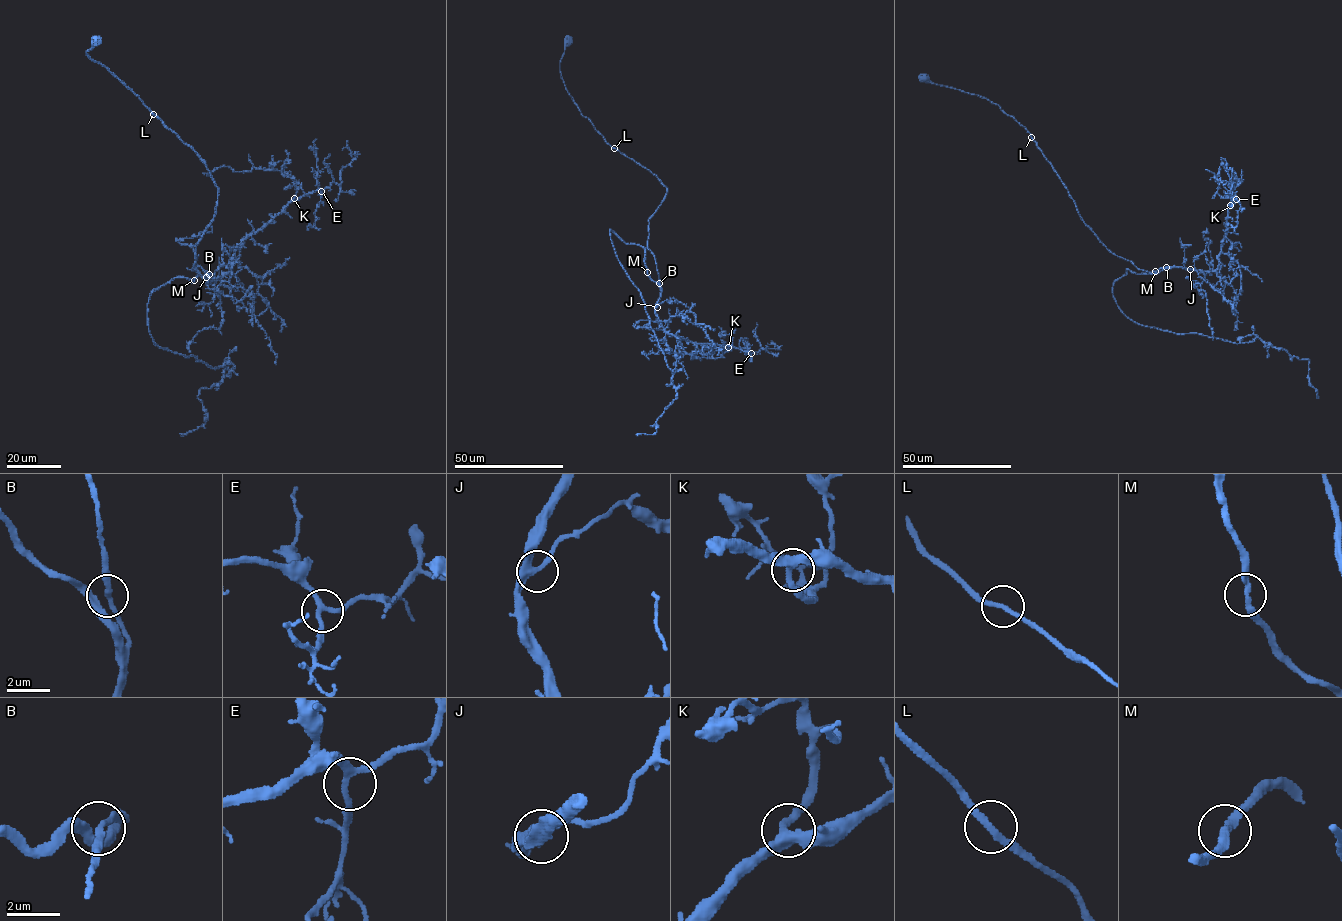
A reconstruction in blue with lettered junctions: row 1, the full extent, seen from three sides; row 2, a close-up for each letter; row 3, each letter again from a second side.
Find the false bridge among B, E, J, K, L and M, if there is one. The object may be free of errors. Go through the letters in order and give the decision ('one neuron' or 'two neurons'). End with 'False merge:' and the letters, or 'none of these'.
B: one neuron
E: one neuron
J: one neuron
K: one neuron
L: one neuron
M: one neuron
False merge: none of these

